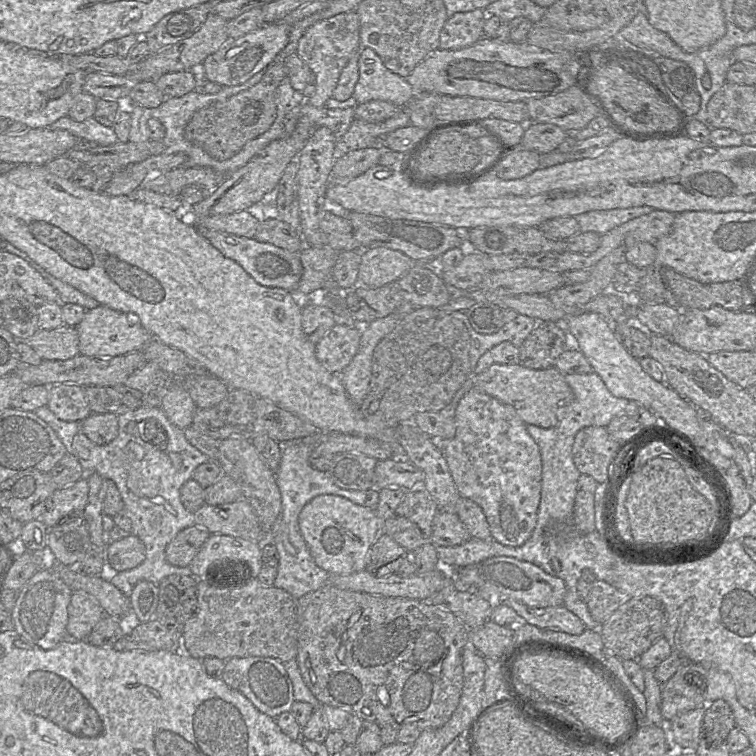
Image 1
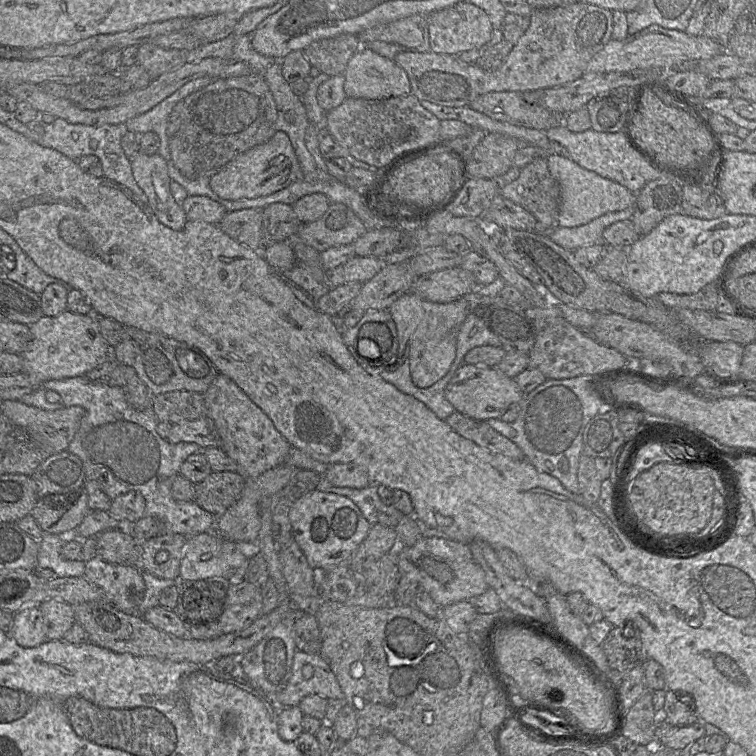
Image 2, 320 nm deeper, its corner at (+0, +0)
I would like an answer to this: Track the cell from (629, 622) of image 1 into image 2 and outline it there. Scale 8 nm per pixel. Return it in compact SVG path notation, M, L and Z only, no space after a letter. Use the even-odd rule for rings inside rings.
M633 622L612 627L601 647L610 668L618 673L626 673L647 659L639 630Z

